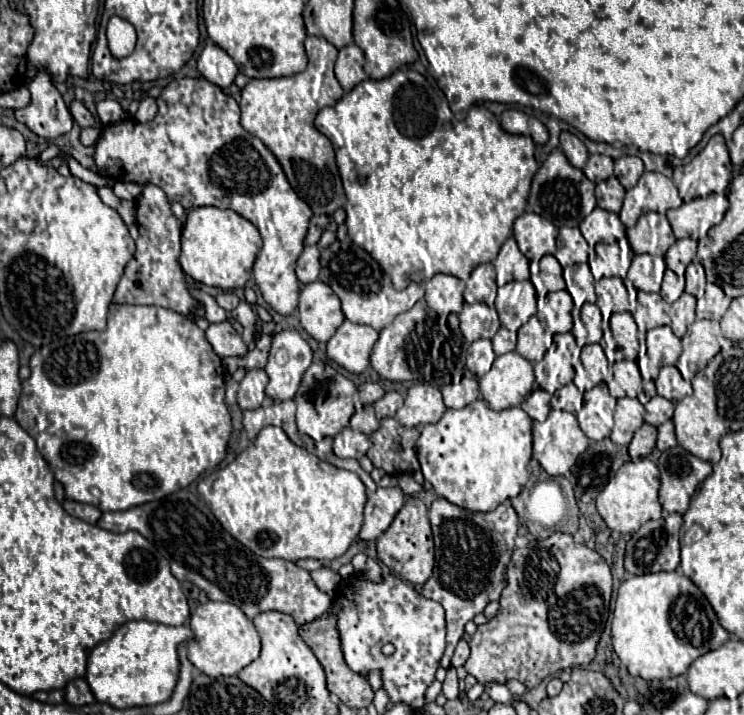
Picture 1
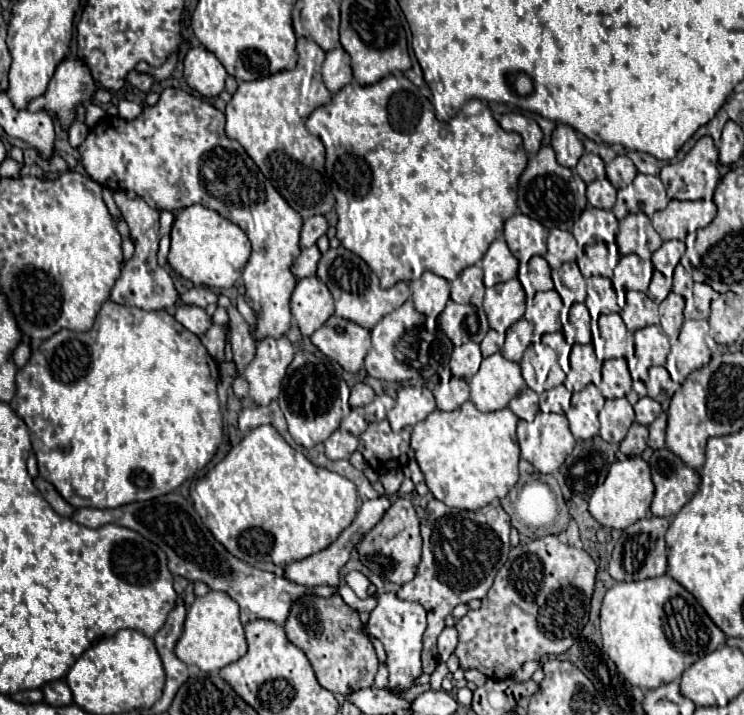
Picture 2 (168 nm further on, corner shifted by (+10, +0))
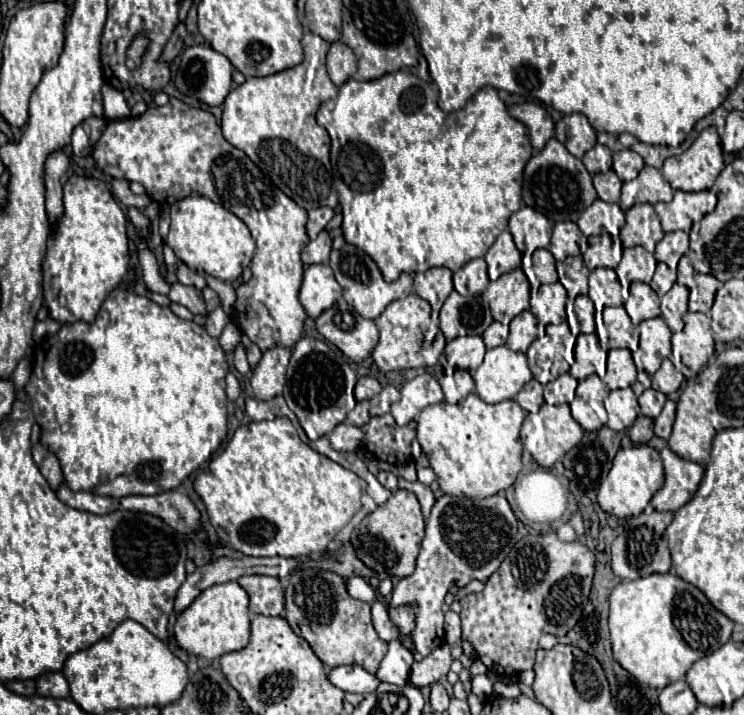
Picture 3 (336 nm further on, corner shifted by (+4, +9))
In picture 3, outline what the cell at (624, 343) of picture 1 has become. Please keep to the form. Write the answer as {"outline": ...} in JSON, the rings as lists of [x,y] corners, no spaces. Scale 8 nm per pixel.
{"outline":[[[623,306],[605,307],[601,315],[595,309],[596,334],[605,351],[626,348],[636,352],[639,348],[639,330],[633,325]]]}

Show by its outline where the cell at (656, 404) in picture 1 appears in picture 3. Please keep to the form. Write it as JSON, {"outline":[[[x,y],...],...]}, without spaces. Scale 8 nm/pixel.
{"outline":[[[645,389],[643,395],[639,397],[639,411],[641,411],[641,415],[655,419],[661,413],[665,401],[667,401],[667,397],[663,393],[659,393],[655,389]]]}

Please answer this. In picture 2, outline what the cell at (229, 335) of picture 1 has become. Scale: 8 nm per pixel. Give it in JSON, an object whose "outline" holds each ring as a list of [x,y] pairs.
{"outline":[[[179,306],[177,312],[175,312],[175,318],[189,330],[193,332],[195,336],[203,336],[209,328],[211,328],[211,316],[205,314],[203,308],[197,308],[197,306]]]}

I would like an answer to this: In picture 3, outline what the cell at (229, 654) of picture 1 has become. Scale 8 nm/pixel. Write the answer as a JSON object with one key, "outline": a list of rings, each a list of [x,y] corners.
{"outline":[[[227,581],[205,589],[185,611],[179,613],[173,627],[179,647],[195,657],[217,659],[225,653],[239,651],[249,643],[249,597],[237,581]]]}

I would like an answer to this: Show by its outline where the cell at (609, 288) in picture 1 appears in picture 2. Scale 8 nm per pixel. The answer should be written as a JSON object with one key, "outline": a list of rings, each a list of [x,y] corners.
{"outline":[[[593,276],[587,280],[587,300],[585,300],[591,318],[599,318],[601,314],[611,314],[611,312],[619,312],[621,308],[617,306],[615,300],[615,290],[609,278],[601,278],[601,276]]]}

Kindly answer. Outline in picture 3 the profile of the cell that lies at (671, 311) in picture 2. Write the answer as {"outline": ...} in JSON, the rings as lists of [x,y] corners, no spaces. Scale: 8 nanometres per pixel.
{"outline":[[[673,285],[669,293],[661,297],[661,319],[667,323],[667,327],[677,333],[683,329],[683,315],[687,313],[687,299],[689,289],[683,285]]]}

